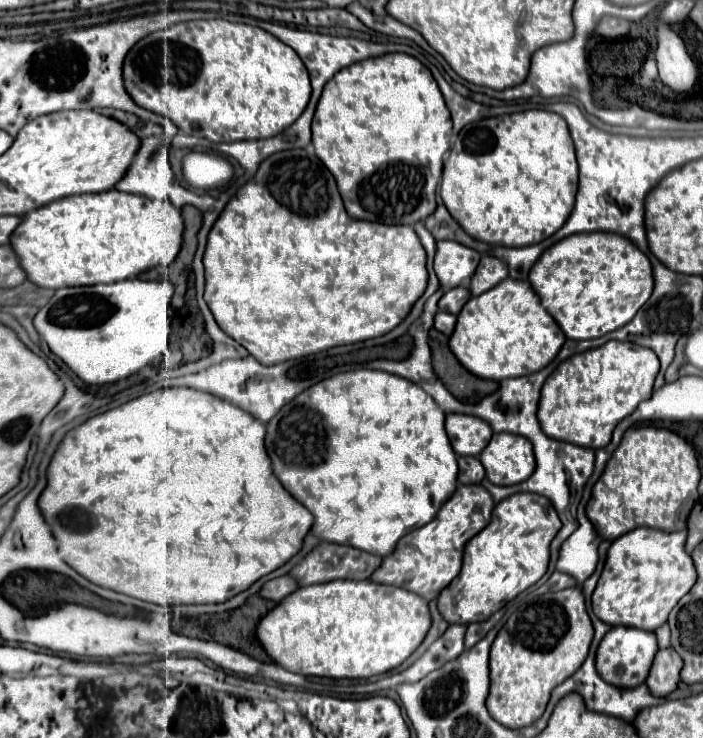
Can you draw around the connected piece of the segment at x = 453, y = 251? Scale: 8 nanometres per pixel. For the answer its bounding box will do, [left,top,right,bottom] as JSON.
[434,241,480,289]

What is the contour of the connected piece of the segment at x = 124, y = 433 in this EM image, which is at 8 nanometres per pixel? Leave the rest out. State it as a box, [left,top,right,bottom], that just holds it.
[40,387,314,607]

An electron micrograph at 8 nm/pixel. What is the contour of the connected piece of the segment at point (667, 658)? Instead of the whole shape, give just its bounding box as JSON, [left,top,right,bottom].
[646,649,682,697]

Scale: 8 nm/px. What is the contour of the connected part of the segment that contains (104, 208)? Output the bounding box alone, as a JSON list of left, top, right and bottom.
[10,191,184,289]

